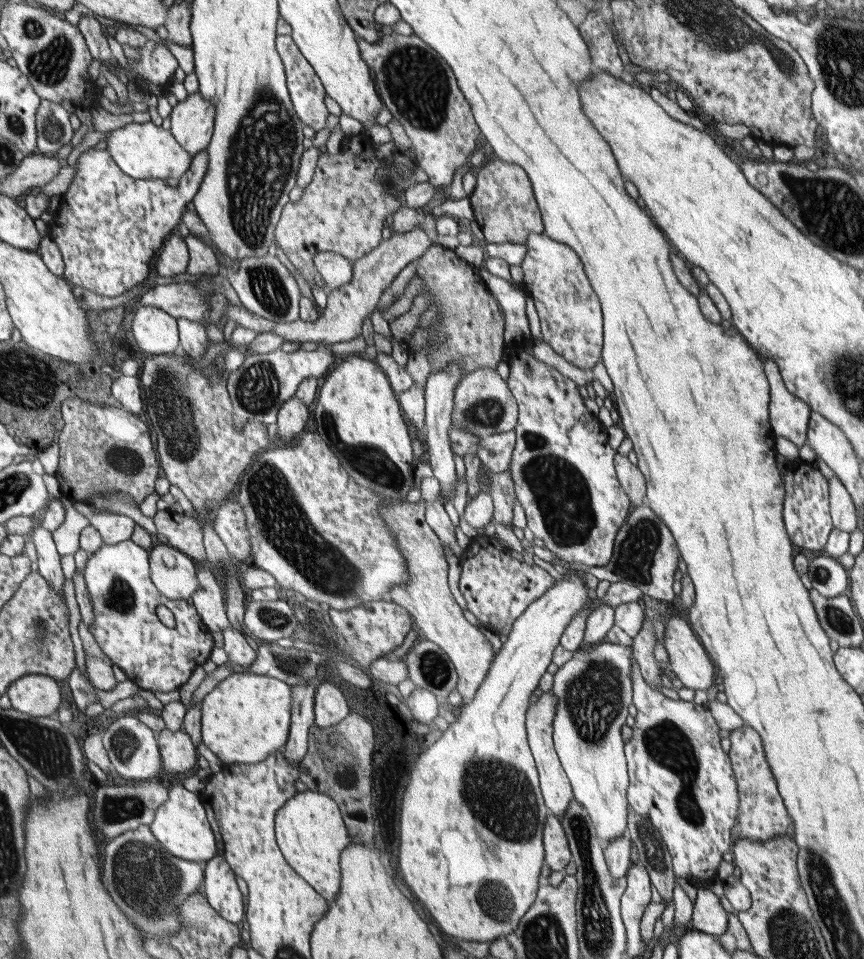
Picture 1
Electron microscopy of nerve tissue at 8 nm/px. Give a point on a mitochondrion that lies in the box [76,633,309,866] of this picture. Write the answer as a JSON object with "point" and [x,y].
{"point":[114,810]}

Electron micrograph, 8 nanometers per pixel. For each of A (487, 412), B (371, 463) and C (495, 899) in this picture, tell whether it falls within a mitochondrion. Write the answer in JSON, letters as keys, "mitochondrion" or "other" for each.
{"A":"mitochondrion","B":"mitochondrion","C":"mitochondrion"}

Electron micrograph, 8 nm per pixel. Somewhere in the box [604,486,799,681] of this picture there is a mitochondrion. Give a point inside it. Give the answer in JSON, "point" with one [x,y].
{"point":[636,554]}

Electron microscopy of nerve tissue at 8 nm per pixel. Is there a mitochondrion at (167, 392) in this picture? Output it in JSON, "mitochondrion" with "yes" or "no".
{"mitochondrion":"yes"}

